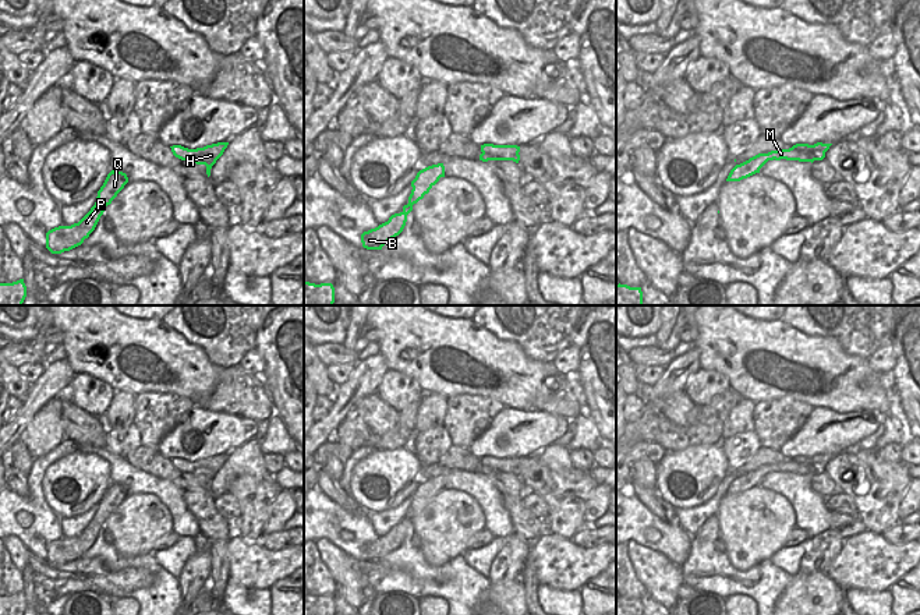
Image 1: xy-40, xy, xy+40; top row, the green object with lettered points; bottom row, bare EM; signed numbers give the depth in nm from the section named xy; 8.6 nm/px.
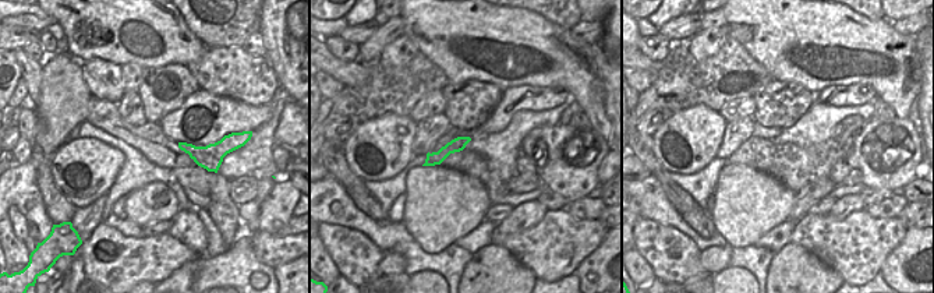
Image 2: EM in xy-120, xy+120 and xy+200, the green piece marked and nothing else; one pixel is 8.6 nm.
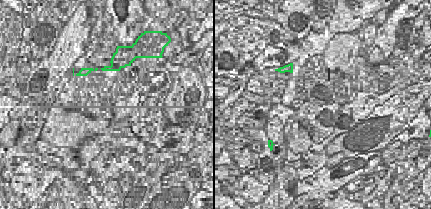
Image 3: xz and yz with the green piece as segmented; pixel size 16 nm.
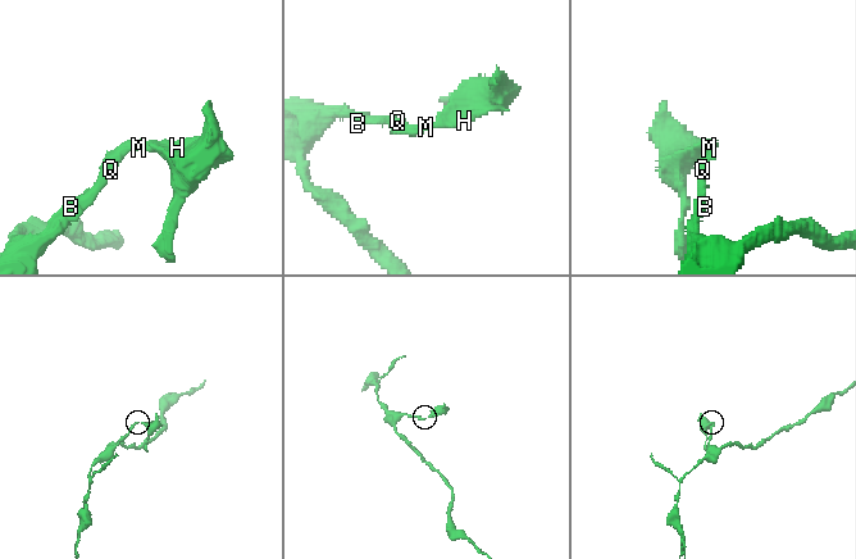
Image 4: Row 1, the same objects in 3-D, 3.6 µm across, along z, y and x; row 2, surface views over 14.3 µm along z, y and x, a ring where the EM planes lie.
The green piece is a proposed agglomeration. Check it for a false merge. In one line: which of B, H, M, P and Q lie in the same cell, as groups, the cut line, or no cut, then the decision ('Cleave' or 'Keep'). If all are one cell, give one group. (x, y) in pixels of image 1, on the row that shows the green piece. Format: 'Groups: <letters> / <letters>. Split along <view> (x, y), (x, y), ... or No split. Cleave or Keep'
Groups: B H M P Q. No split. Keep.

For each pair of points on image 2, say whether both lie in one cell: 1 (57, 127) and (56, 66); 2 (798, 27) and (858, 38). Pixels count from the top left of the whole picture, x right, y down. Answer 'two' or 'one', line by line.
1: two
2: one

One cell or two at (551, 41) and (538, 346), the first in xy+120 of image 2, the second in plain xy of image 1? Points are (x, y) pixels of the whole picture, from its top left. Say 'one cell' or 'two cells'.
two cells

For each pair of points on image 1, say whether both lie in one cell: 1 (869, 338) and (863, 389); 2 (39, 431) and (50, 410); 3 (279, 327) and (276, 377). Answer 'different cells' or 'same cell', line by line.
1: different cells
2: same cell
3: same cell

